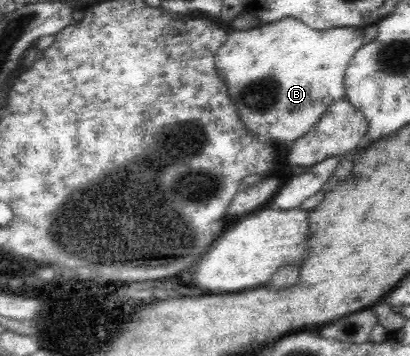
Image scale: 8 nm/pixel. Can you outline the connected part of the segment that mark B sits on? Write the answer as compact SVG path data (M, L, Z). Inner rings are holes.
M286 18L270 24L238 30L228 28L227 39L216 51L216 70L224 78L226 88L242 116L242 122L254 130L254 134L266 143L292 142L304 136L326 112L330 104L346 97L345 73L354 53L364 44L362 30L358 28L334 28L330 32L316 32L300 20Z

